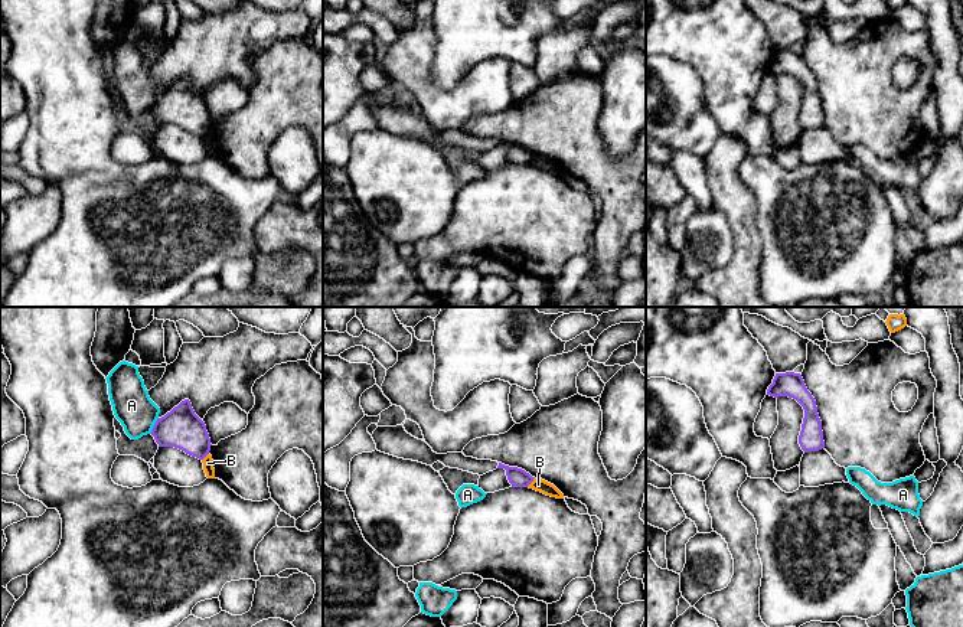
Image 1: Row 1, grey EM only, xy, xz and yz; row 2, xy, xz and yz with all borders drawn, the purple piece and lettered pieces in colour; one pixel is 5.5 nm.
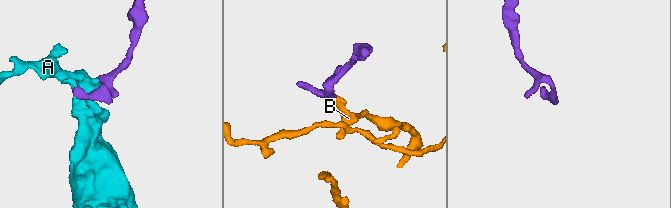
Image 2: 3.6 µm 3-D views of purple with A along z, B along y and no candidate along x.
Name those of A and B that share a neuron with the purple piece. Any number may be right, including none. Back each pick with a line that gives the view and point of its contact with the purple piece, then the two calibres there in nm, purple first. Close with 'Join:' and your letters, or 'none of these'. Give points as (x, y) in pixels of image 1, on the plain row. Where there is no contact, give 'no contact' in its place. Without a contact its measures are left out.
Join: none of these

